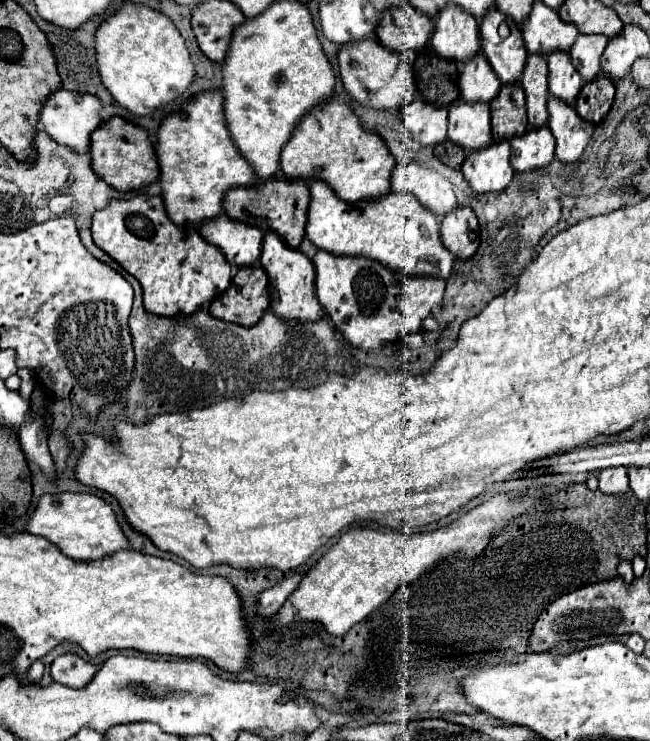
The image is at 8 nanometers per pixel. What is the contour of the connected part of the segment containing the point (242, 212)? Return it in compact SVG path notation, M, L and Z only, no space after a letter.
M270 178L268 182L260 182L258 186L230 190L228 196L224 196L224 210L232 220L254 226L254 228L262 230L264 234L274 232L290 248L298 248L306 236L304 228L306 228L308 206L310 206L310 190L304 180L288 182L288 180Z

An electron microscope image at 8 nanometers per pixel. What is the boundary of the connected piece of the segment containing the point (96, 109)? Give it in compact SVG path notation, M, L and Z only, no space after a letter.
M62 88L62 90L50 94L50 98L44 102L40 120L42 120L44 130L48 132L48 136L54 142L68 146L76 154L86 154L90 150L90 134L96 128L100 128L100 124L102 124L100 112L102 112L102 104L98 98L92 98L88 94L72 94L70 90Z

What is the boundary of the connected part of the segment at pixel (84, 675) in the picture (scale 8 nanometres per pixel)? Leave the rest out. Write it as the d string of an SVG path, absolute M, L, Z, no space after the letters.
M66 652L52 662L52 680L71 688L82 688L92 680L98 667L88 664L74 652Z

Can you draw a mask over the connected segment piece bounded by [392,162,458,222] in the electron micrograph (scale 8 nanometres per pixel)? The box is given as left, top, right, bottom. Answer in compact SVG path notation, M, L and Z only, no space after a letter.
M408 162L408 166L396 166L392 174L392 192L414 194L418 202L422 202L424 208L438 218L438 222L458 208L452 184L438 172L416 166L416 162Z

